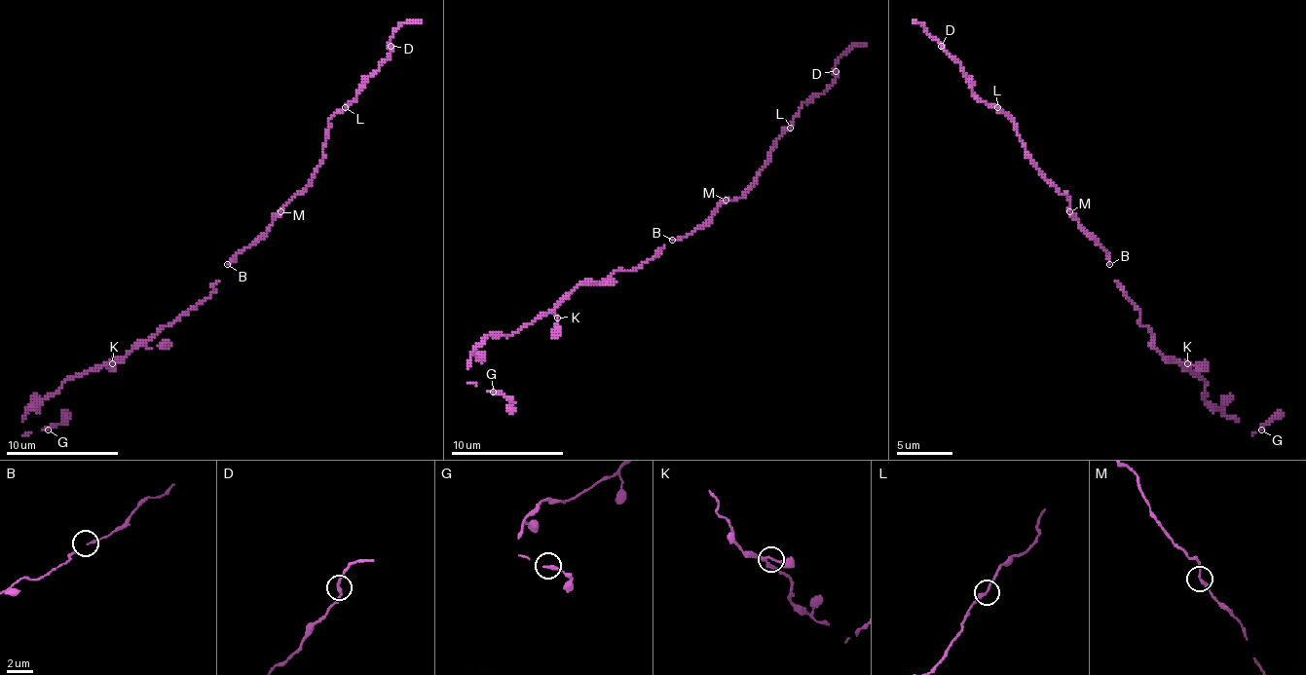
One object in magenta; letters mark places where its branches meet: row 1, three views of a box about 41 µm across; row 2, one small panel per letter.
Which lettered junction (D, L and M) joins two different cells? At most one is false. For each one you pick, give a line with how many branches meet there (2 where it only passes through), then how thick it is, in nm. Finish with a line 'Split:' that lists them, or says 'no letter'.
Split: no letter

